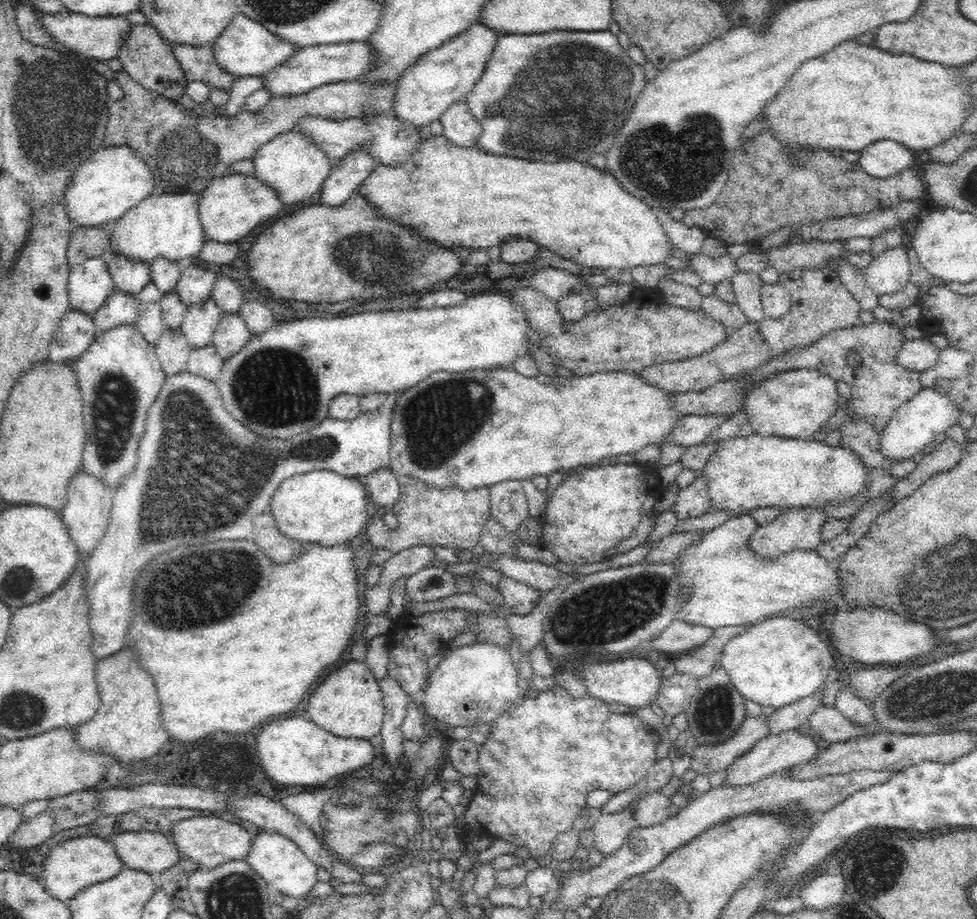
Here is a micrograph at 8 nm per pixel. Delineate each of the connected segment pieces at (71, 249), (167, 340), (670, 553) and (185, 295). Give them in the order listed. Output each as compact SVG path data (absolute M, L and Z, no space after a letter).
M78 227L70 232L67 244L67 264L76 266L88 258L101 257L107 250L107 229L101 227Z
M166 328L159 342L155 344L155 350L163 371L168 377L187 370L187 361L193 349L181 331Z
M698 530L698 532L670 533L662 540L652 544L651 549L643 558L645 564L662 564L662 562L673 561L690 543L695 543L709 530Z
M192 265L182 270L175 291L187 307L200 304L211 297L216 278L214 272Z

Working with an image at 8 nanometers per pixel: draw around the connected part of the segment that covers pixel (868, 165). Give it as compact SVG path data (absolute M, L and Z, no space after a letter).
M882 139L862 149L858 163L870 176L884 178L916 166L916 159L909 147Z

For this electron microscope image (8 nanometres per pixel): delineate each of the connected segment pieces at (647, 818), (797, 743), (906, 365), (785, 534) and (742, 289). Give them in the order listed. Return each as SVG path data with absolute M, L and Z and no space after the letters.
M652 791L639 798L634 803L637 827L649 828L665 822L669 818L670 804L671 798L658 791Z
M798 729L787 730L777 735L768 735L761 738L752 750L740 755L734 762L726 768L726 779L722 787L733 787L752 784L761 778L800 765L808 760L812 760L818 754L818 744L816 736L813 734L802 734Z
M920 338L904 342L901 350L898 350L896 363L908 371L922 372L936 364L938 356L940 349Z
M824 505L792 507L787 511L780 512L772 522L759 526L748 538L748 545L762 558L778 557L793 550L816 550L821 543L820 530L826 520Z
M738 271L731 276L731 283L736 304L744 313L748 323L763 321L766 317L763 313L763 304L760 296L760 287L763 285L758 273L750 271Z

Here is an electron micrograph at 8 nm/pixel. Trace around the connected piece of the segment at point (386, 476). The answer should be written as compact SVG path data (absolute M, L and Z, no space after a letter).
M380 469L366 476L365 490L377 507L390 511L399 499L400 489L396 473Z

